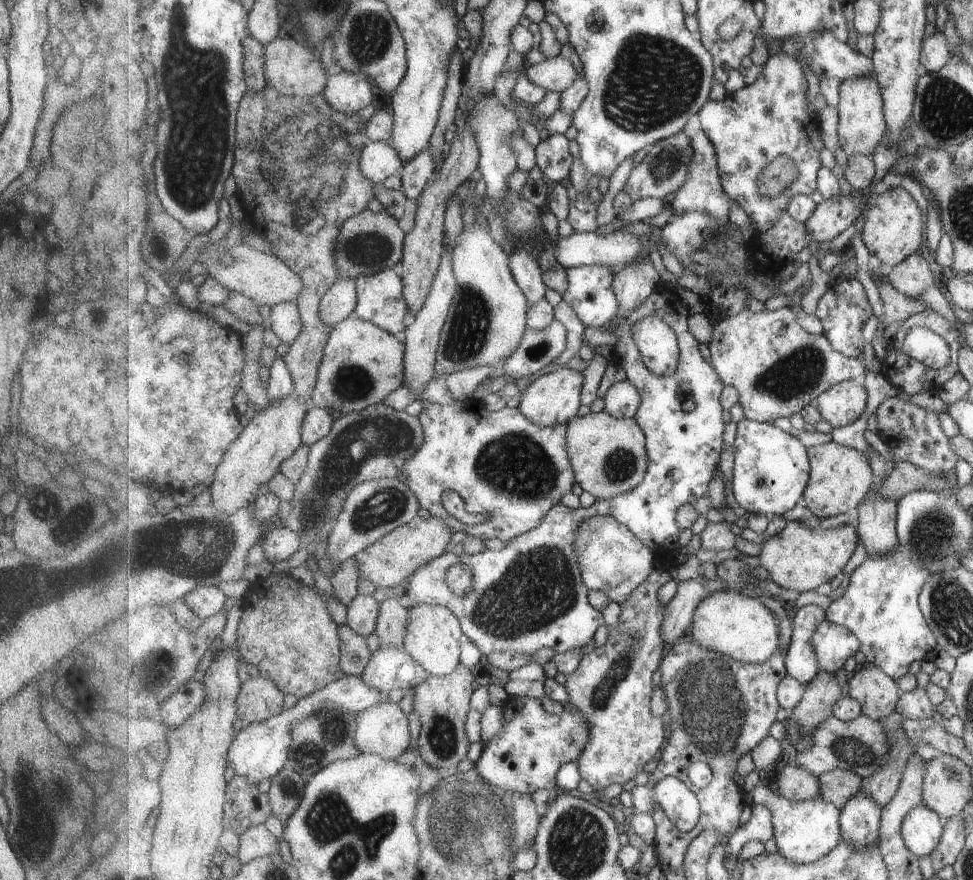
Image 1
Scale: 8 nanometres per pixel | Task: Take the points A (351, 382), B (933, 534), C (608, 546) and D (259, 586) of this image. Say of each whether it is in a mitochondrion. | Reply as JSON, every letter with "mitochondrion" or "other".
{"A":"mitochondrion","B":"mitochondrion","C":"other","D":"other"}

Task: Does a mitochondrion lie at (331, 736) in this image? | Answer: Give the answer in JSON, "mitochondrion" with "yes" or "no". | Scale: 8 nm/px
{"mitochondrion":"yes"}

